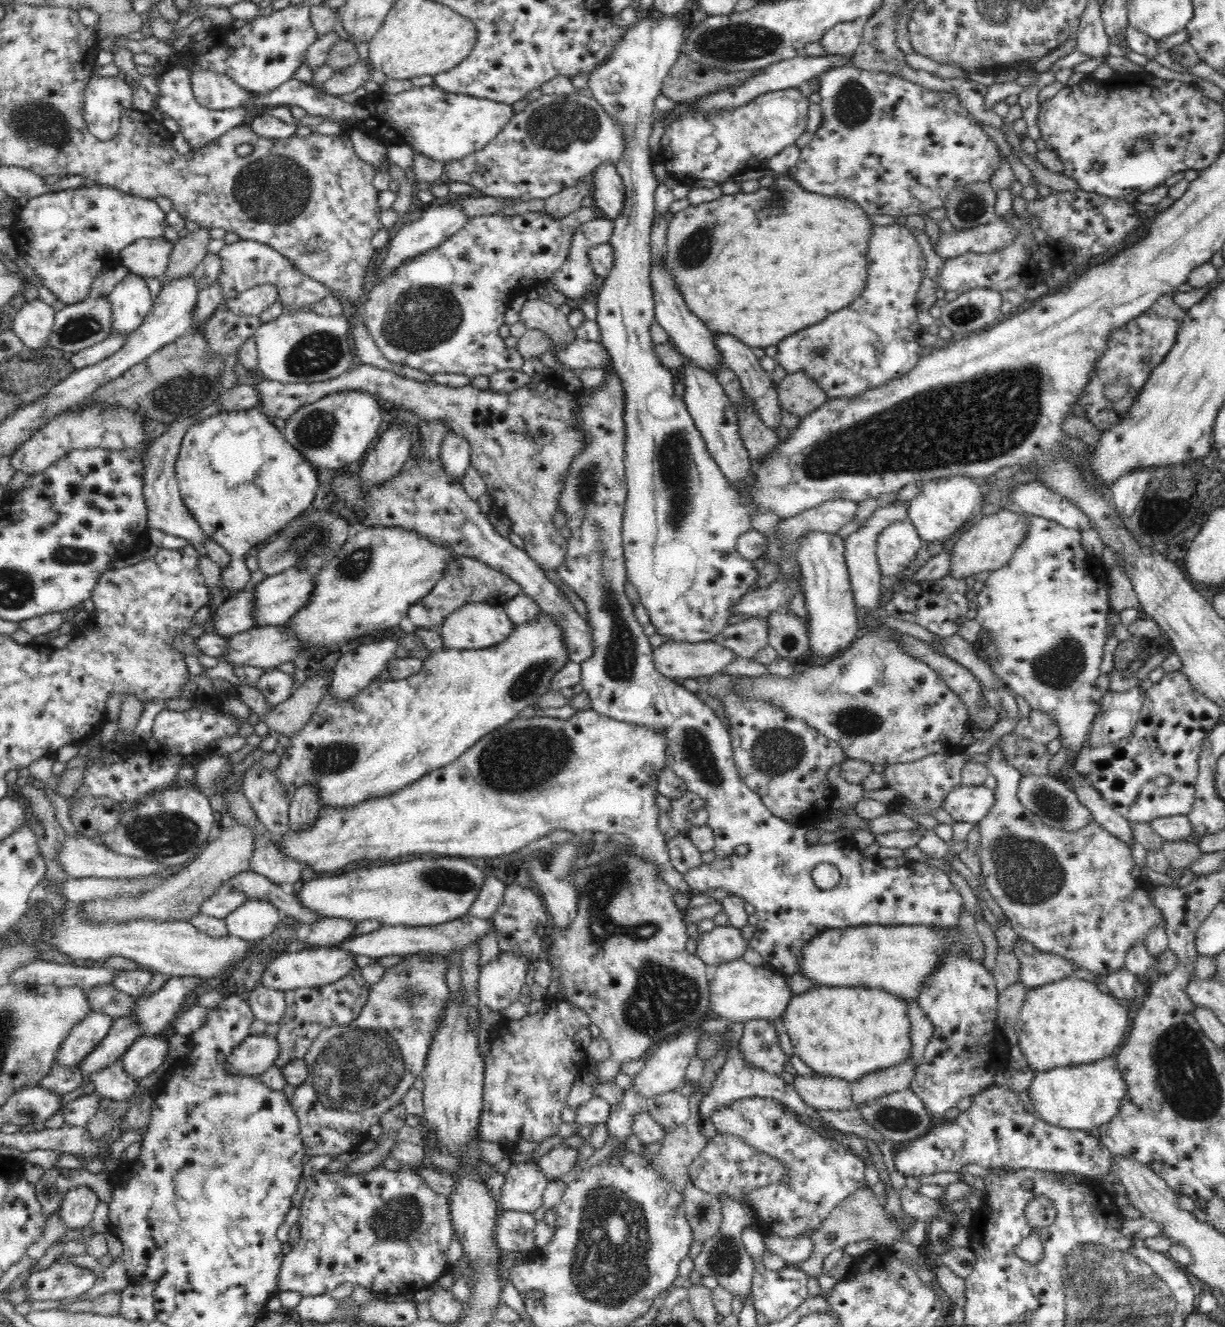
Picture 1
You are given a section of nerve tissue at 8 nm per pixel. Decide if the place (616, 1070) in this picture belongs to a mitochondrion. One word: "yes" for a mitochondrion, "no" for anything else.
no

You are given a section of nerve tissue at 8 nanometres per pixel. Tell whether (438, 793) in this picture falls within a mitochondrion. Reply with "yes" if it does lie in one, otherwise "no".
no

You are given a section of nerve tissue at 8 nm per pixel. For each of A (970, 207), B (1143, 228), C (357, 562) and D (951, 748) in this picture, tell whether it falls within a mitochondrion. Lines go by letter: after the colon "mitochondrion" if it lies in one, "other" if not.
A: mitochondrion
B: other
C: mitochondrion
D: other

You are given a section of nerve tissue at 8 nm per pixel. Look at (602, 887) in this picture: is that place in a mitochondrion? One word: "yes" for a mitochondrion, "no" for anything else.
yes

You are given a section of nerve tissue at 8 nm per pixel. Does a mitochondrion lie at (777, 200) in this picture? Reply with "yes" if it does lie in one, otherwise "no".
yes

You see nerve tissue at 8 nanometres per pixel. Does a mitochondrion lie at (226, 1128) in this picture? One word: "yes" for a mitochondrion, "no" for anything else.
yes

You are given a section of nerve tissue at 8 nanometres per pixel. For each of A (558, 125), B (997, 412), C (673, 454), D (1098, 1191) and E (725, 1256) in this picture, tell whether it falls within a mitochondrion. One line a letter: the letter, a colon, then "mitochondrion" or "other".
A: mitochondrion
B: mitochondrion
C: mitochondrion
D: other
E: mitochondrion

